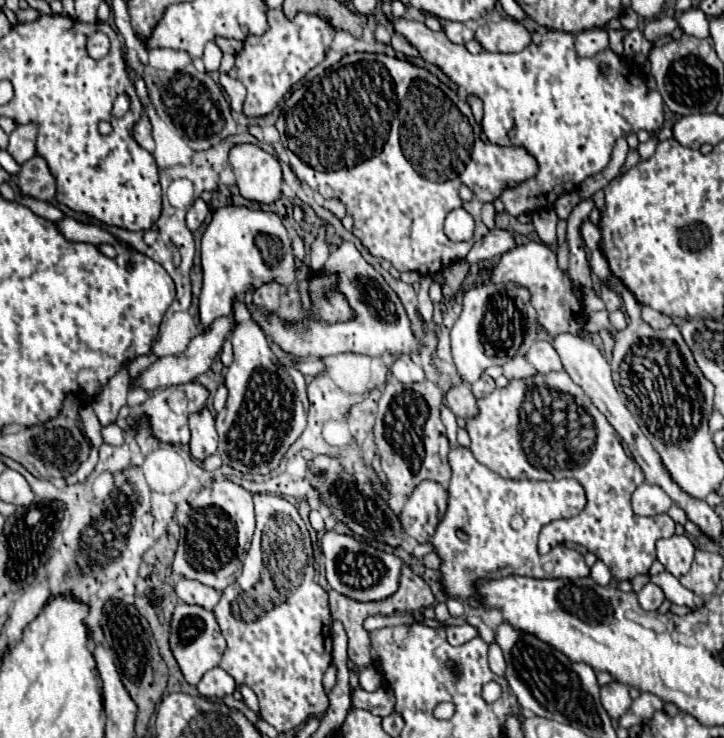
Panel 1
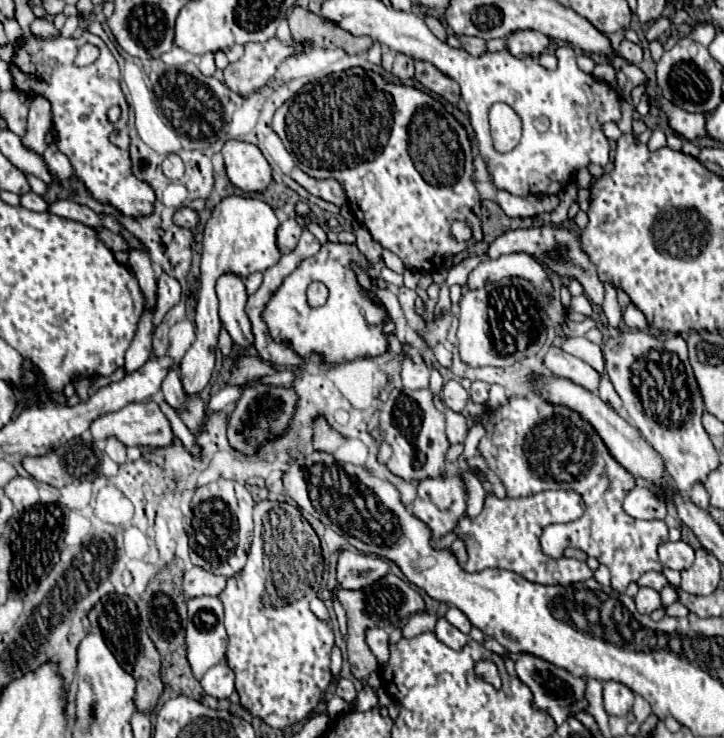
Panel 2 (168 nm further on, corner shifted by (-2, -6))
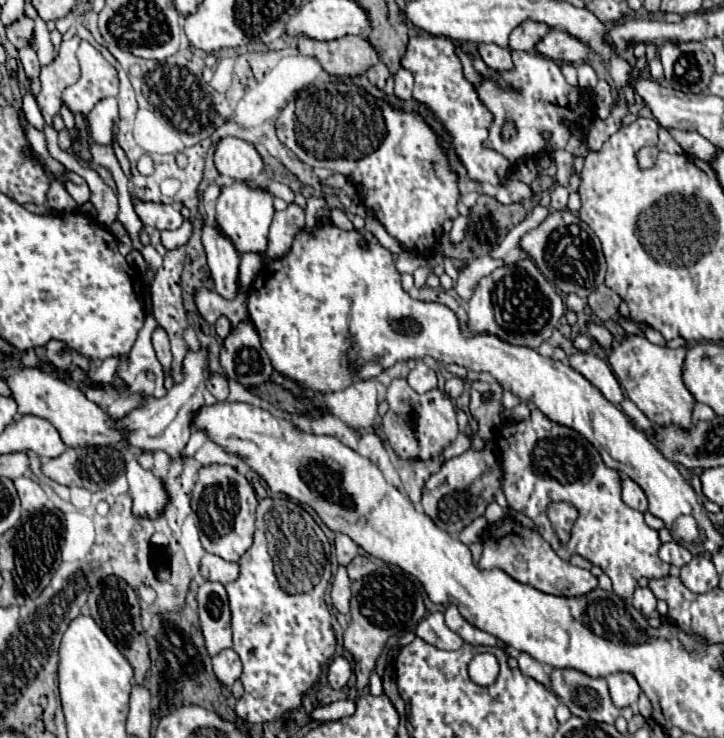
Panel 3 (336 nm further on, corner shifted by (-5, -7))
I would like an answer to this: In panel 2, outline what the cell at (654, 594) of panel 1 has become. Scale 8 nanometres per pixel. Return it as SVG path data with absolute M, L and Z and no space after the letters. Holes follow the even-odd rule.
M640 588L638 594L634 596L636 608L640 614L652 614L656 608L660 608L660 594L652 588Z

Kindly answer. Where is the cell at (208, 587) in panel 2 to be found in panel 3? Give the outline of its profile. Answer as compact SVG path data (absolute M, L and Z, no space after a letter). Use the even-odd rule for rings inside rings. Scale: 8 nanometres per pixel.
M203 555L201 559L201 575L207 581L217 581L227 585L229 581L235 581L239 575L239 565L237 563L227 563L215 555Z

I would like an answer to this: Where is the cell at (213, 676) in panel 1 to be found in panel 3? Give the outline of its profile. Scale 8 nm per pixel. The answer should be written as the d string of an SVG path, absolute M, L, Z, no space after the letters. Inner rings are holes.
M223 649L213 657L213 673L217 681L225 687L231 687L241 677L241 659L233 649Z

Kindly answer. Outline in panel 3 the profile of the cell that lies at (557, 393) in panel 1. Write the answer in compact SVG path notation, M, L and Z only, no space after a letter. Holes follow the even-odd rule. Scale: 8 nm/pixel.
M531 409L529 419L507 423L501 433L507 443L501 453L507 503L511 509L531 517L539 533L543 533L543 539L561 559L569 561L569 557L577 553L593 565L599 565L613 581L613 591L623 599L631 599L639 577L653 579L669 575L669 565L657 555L661 547L657 531L645 523L643 515L621 501L619 473L603 465L599 453L587 439L583 439L583 435L551 421L539 409ZM577 451L585 453L579 455ZM551 501L569 501L579 509L579 523L573 525L571 541L565 545L559 543L551 523L547 523L545 507Z

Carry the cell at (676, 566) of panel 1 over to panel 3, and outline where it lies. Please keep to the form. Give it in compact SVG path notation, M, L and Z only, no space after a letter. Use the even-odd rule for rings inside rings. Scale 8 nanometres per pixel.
M671 541L671 543L661 545L659 557L661 557L661 561L665 561L665 563L669 563L669 565L683 567L683 565L687 565L687 563L691 561L693 555L691 555L683 545L679 545L677 541Z

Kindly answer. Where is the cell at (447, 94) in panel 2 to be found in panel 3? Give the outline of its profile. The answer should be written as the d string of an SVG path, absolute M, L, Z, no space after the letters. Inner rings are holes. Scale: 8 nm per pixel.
M411 29L409 45L407 45L405 57L401 59L401 65L413 71L413 77L415 77L413 97L419 103L427 105L451 133L453 143L457 147L457 155L467 167L469 177L473 181L489 181L491 185L499 185L509 175L509 161L501 153L483 147L483 141L487 139L493 117L479 101L473 85L463 77L461 61L457 59L453 47L455 47L453 41L447 37L435 37L419 31L415 33L415 29Z

